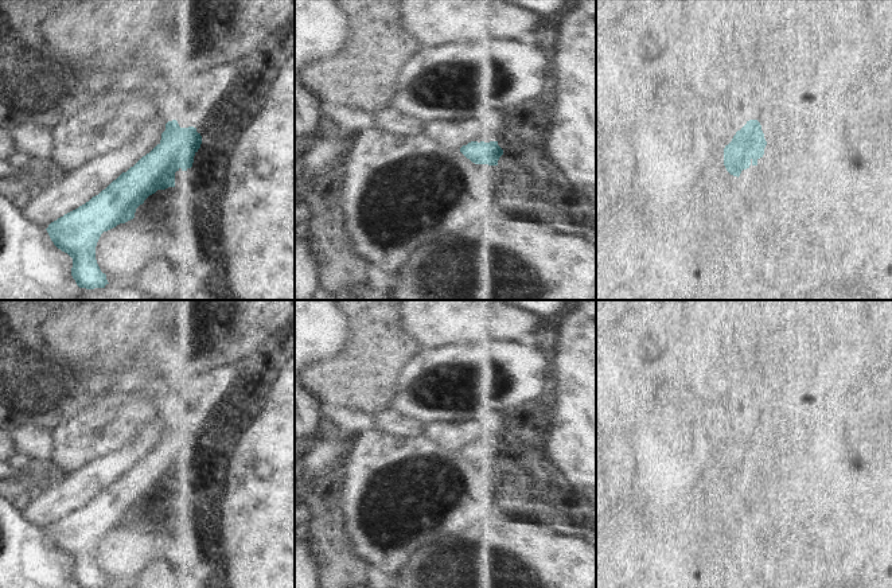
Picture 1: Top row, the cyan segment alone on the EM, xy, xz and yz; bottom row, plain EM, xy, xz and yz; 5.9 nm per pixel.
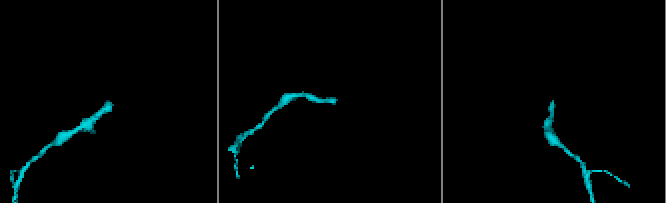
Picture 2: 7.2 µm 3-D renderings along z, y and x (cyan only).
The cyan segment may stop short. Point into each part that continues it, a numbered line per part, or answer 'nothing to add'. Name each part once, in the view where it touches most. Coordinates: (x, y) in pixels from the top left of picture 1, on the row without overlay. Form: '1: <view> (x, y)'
1: xy (195, 394)

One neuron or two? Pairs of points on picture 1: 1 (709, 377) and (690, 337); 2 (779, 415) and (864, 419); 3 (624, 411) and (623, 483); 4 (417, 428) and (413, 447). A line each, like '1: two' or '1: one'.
1: two
2: two
3: one
4: two

